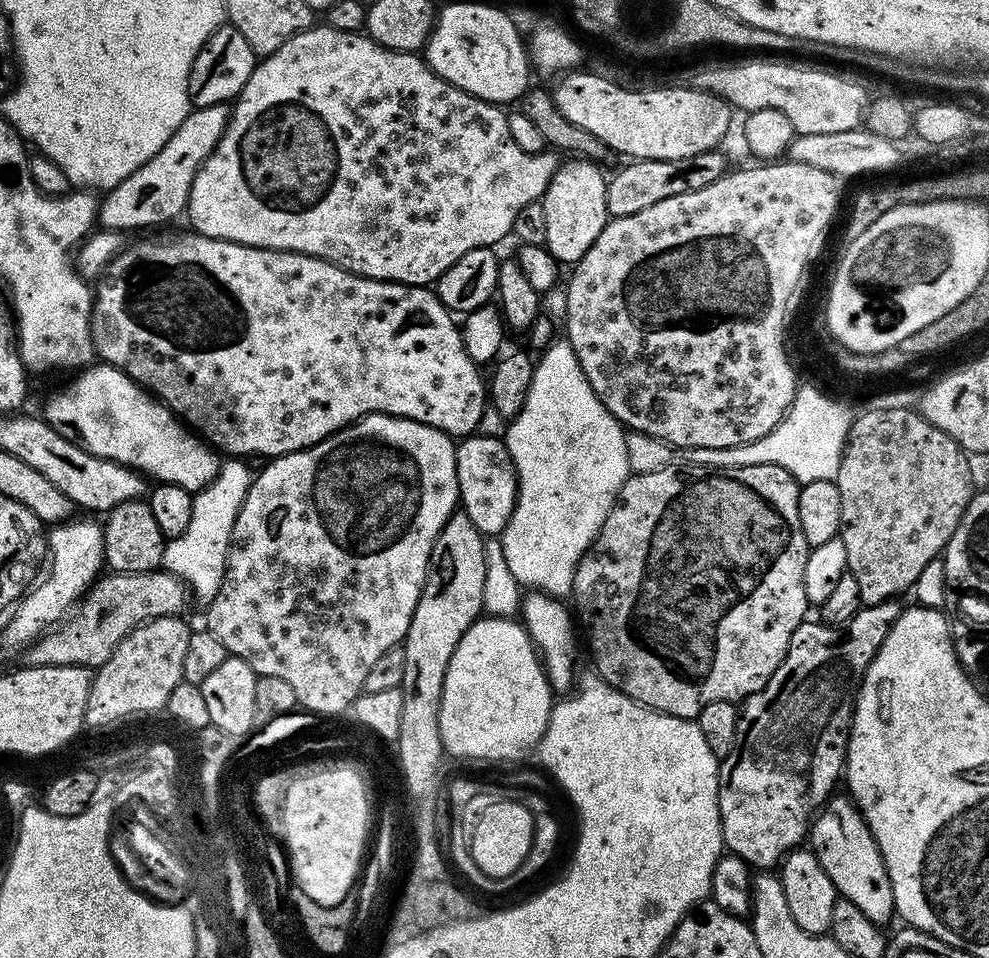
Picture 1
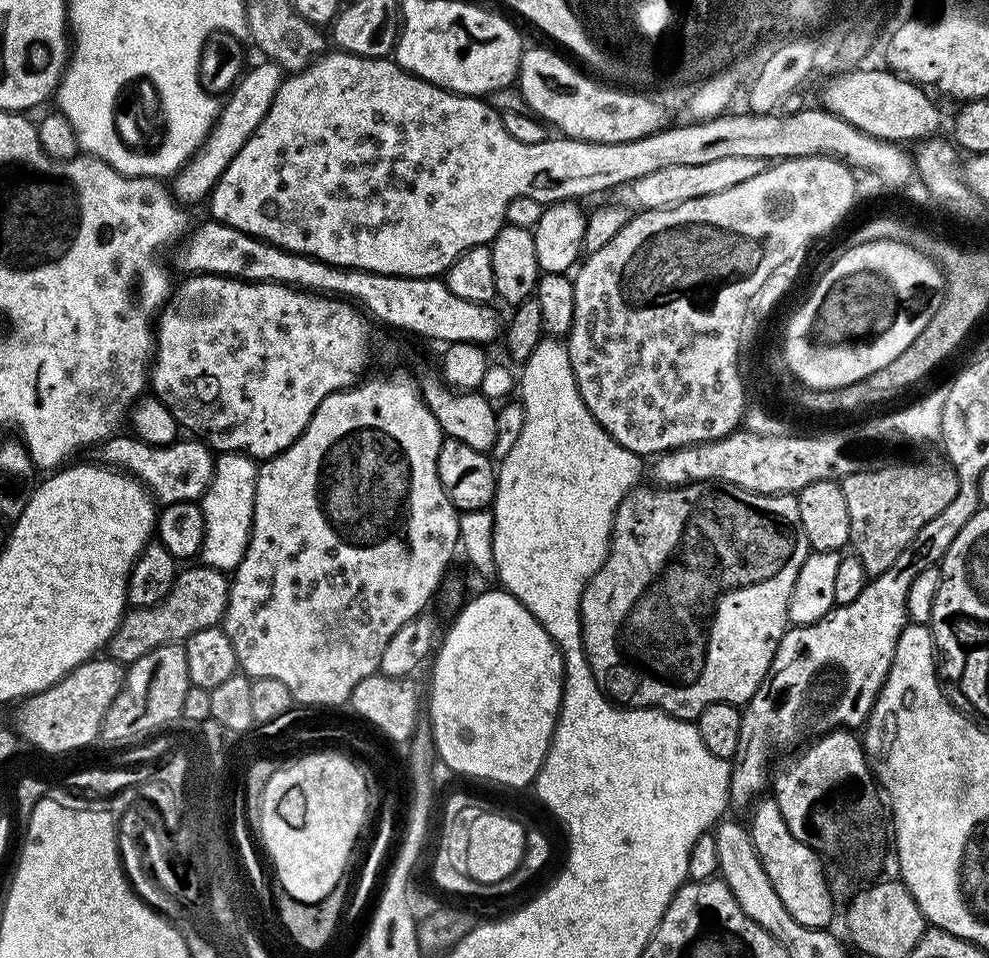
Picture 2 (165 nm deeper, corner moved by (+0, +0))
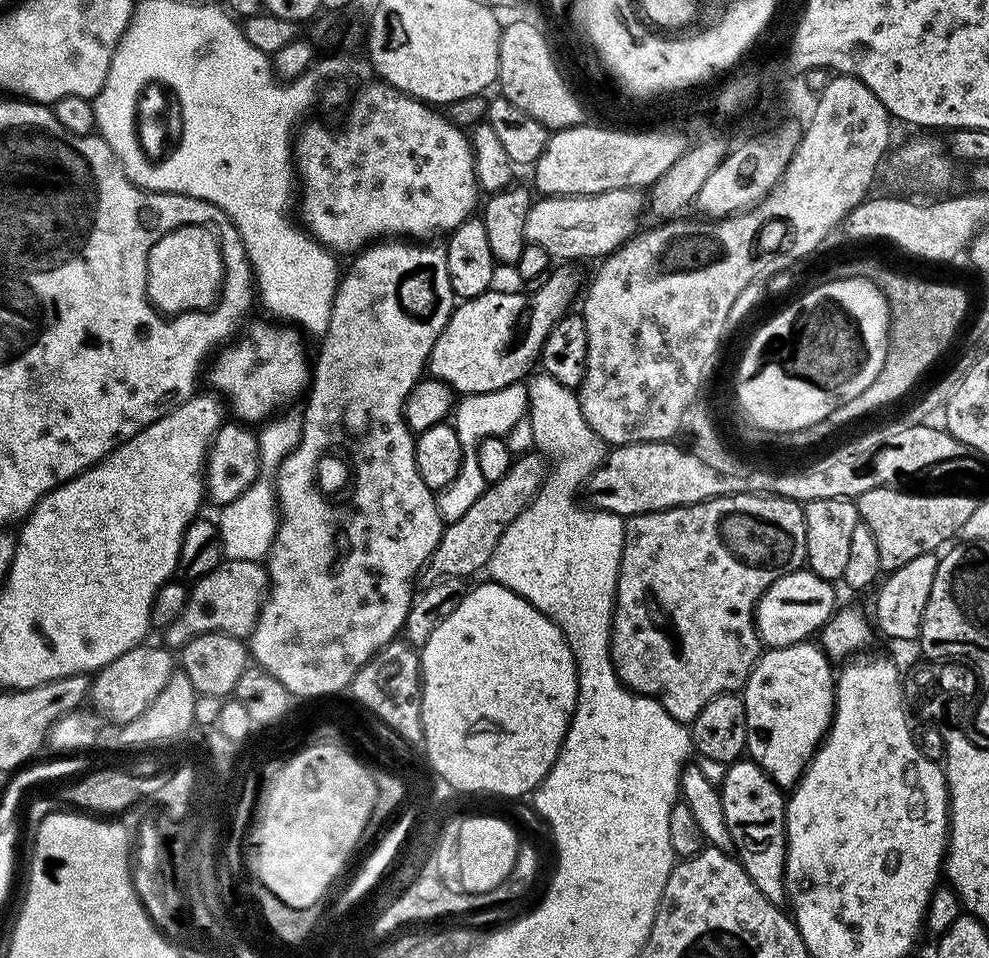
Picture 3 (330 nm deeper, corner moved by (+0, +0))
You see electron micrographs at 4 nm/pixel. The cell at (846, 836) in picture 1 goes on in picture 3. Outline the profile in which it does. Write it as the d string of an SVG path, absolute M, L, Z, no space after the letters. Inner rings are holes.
M805 642L802 644L791 644L785 648L768 648L761 651L756 658L756 665L750 670L748 681L744 684L742 695L744 698L744 709L746 710L746 752L747 755L758 766L762 766L762 770L766 770L769 778L776 783L782 790L791 790L795 788L800 780L801 774L807 768L816 749L824 740L824 736L828 733L828 728L832 725L832 712L836 708L836 676L834 675L833 661L825 654L823 648L816 642Z

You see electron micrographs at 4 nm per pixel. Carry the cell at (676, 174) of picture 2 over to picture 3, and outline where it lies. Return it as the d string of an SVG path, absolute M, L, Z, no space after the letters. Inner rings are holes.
M623 188L622 190L606 190L602 194L586 194L585 196L546 196L533 199L532 209L526 214L526 241L534 246L542 246L549 258L560 262L576 262L572 260L588 260L591 256L603 258L609 252L616 251L621 244L632 239L637 231L636 219L640 211L646 208L646 196L639 188Z

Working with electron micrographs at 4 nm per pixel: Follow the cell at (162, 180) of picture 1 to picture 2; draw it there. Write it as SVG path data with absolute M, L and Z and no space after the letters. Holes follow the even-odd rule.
M264 58L261 61L261 64L256 64L253 68L251 65L241 75L238 83L231 89L230 95L227 97L229 100L225 104L223 101L222 107L219 109L216 117L216 123L212 125L212 130L208 133L208 139L204 141L200 151L176 173L171 181L171 191L181 205L189 206L188 204L196 204L199 200L207 201L211 197L212 187L218 182L218 178L226 170L226 166L230 166L234 154L238 154L238 150L242 150L244 143L258 130L262 118L266 118L266 110L270 110L270 102L274 102L274 94L278 94L278 86L284 80L286 73L280 65L272 60Z

